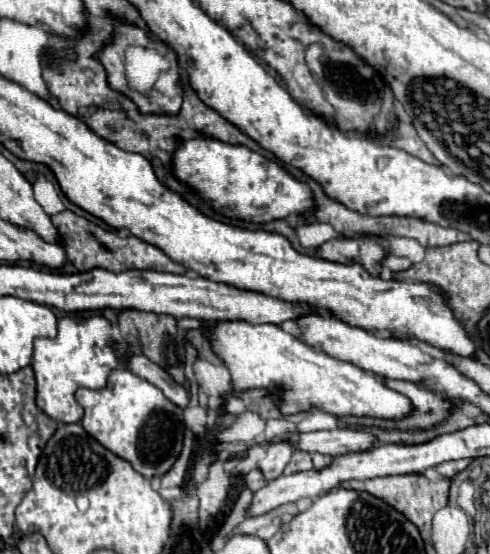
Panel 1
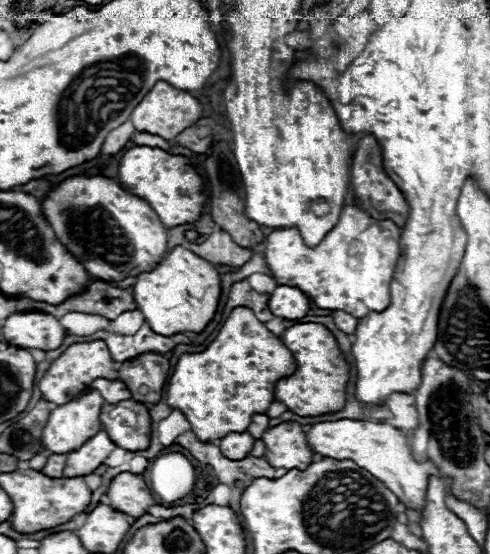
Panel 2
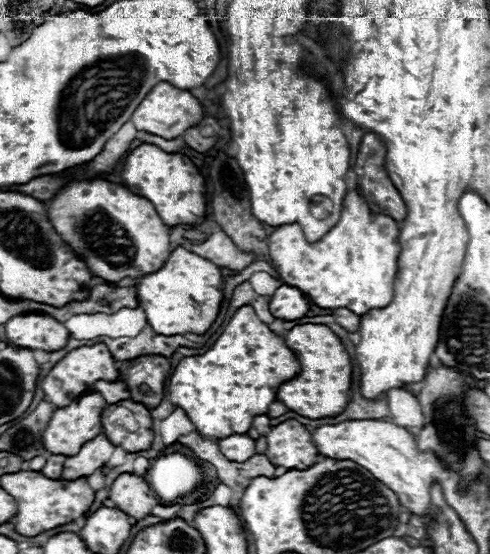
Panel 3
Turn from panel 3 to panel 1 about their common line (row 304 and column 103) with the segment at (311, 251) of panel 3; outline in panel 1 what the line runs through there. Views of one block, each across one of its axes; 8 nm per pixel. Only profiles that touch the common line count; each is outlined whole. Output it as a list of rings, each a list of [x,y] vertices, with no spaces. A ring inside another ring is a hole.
[[[66,316],[58,322],[56,338],[36,338],[32,354],[32,370],[36,378],[36,406],[56,422],[74,424],[84,416],[82,406],[76,402],[74,392],[78,388],[104,388],[108,374],[124,366],[114,354],[110,338],[110,322],[104,316],[92,316],[88,320],[78,320],[76,316]]]

